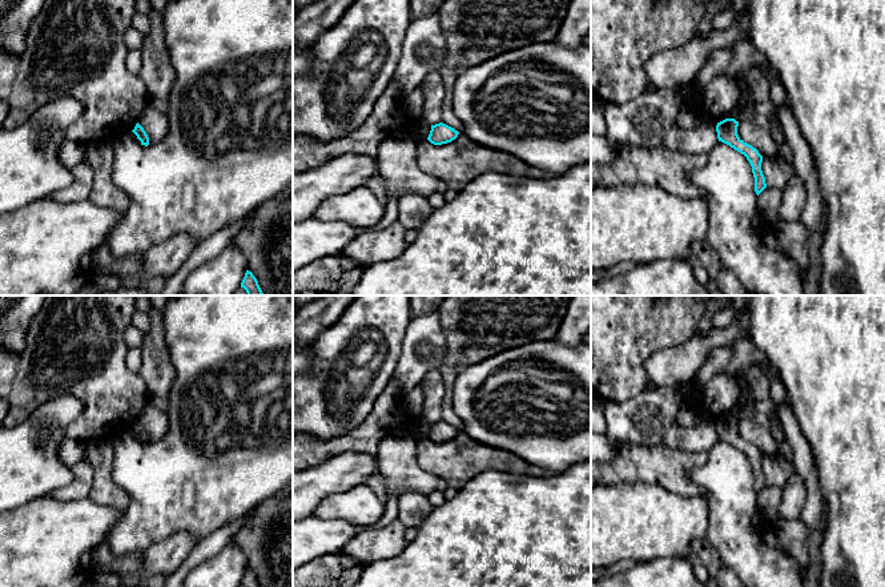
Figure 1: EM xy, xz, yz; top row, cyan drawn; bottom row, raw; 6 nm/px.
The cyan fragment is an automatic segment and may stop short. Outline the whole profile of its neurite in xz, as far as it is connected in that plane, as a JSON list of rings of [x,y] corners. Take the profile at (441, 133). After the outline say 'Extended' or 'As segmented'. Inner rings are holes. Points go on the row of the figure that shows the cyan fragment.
[[[439,122],[439,124],[431,125],[431,130],[427,140],[434,145],[442,145],[455,140],[458,134],[459,132],[455,130],[454,128],[443,122]]]. As segmented

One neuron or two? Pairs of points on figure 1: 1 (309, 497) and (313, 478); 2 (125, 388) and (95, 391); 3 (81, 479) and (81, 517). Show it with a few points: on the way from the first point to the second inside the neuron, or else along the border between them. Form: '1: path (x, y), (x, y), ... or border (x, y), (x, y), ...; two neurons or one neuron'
1: path (309, 493), (313, 482); one neuron
2: path (117, 391), (103, 391); one neuron
3: border (51, 495), (59, 499), (87, 498); two neurons

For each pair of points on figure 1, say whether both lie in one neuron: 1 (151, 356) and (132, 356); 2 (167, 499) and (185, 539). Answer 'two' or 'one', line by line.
1: two
2: two

